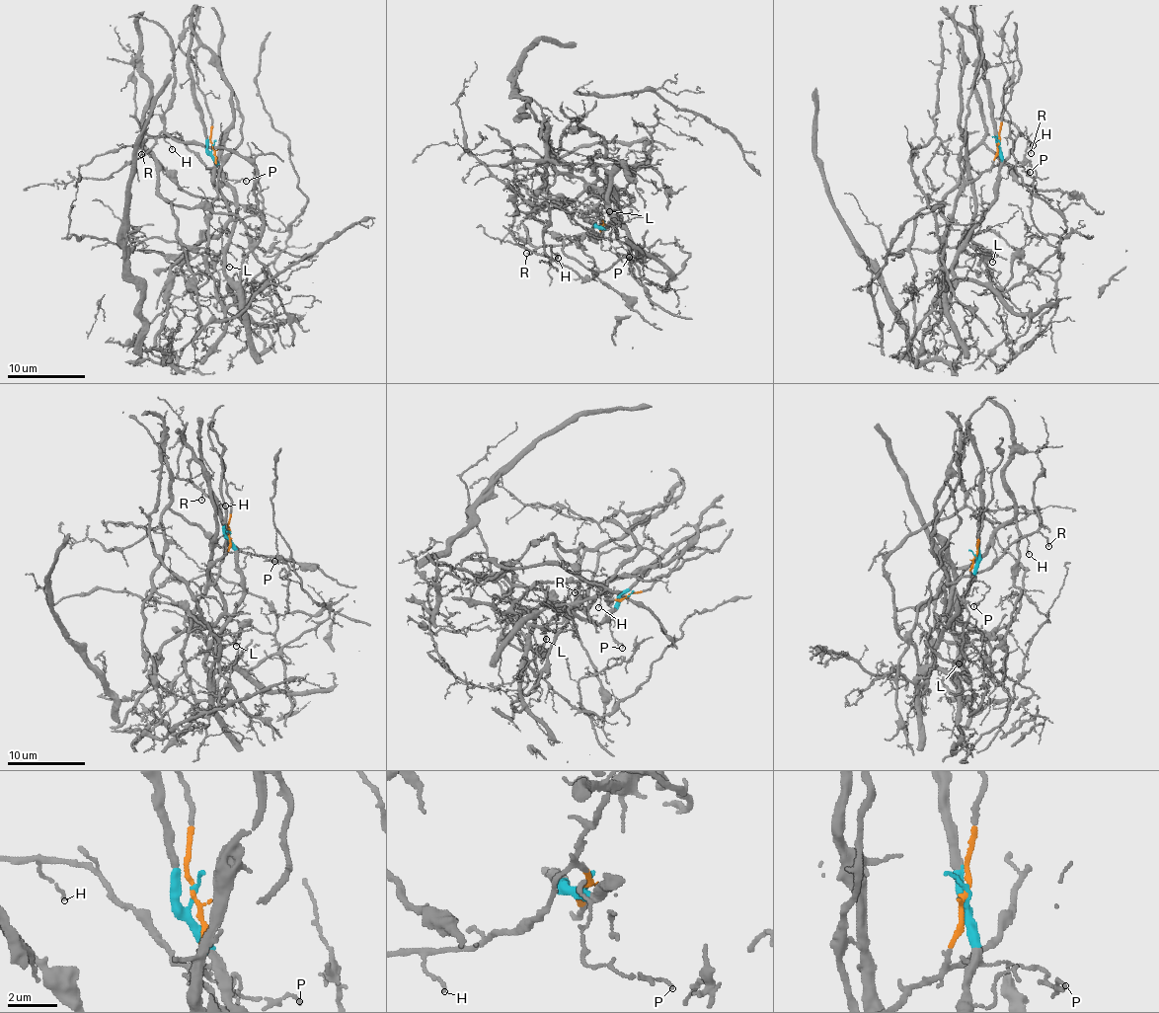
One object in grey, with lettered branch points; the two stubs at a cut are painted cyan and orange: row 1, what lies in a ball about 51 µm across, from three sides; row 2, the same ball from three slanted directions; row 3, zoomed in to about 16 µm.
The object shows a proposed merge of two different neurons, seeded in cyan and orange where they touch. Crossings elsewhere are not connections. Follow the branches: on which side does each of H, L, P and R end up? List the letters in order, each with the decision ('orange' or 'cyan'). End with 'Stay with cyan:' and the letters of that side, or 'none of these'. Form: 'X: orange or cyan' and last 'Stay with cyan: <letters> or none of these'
H: orange
L: cyan
P: cyan
R: orange
Stay with cyan: L, P

